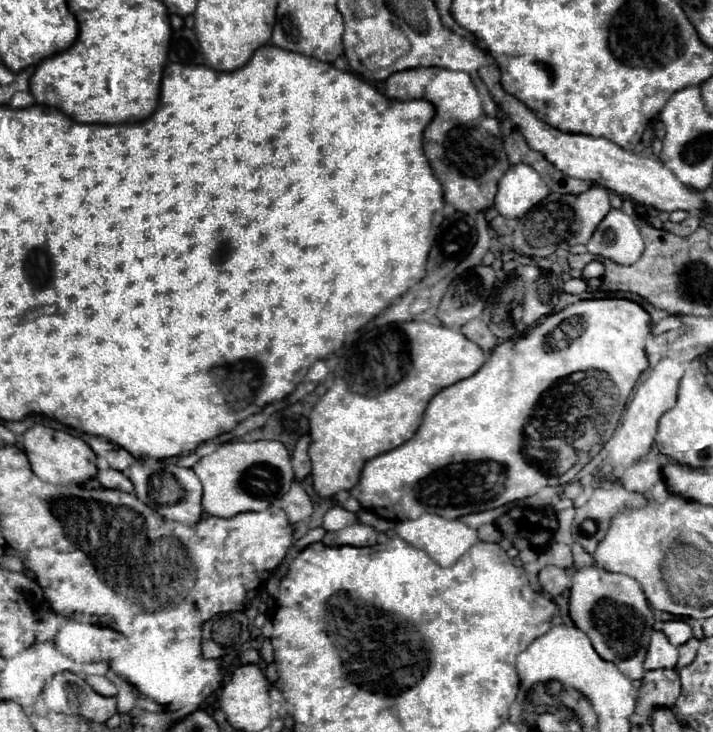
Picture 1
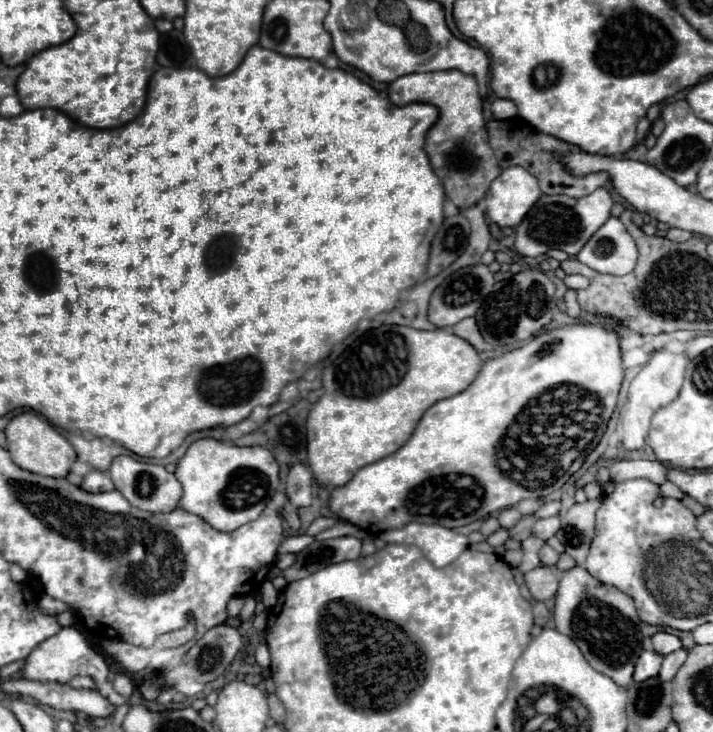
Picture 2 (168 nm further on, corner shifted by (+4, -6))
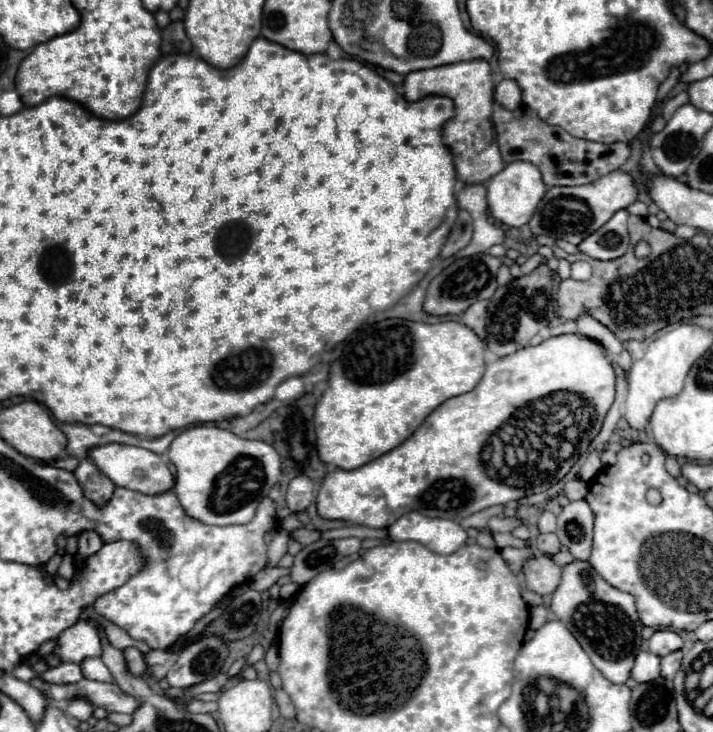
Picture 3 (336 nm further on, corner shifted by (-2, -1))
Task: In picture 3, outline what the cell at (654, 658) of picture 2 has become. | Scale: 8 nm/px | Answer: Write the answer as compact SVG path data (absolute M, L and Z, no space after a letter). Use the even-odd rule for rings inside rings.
M640 651L636 655L634 667L632 667L632 679L636 683L650 683L660 677L660 657Z

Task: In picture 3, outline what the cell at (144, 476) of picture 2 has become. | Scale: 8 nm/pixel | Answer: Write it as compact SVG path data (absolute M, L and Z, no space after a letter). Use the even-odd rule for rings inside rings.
M108 443L108 445L100 445L100 447L92 447L88 451L88 457L118 487L126 487L126 489L140 491L146 495L158 495L160 491L170 491L174 487L174 475L170 473L168 465L162 461L160 455L156 455L148 449L132 447L132 445L120 445L120 443Z

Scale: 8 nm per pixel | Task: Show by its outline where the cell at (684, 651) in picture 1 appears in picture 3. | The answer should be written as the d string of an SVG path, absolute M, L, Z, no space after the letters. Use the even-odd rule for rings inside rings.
M674 651L674 653L666 655L666 657L662 657L662 661L660 661L660 675L664 679L674 679L676 671L680 669L680 663L682 663L682 651Z

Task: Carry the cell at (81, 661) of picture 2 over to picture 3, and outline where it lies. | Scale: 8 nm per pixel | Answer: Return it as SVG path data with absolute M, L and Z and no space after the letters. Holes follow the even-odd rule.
M86 619L74 623L58 637L54 653L62 661L80 663L86 657L100 657L100 631Z

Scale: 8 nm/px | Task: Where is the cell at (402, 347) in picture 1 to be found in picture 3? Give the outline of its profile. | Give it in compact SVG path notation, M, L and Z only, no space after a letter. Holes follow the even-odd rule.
M386 319L386 321L378 321L370 327L364 327L356 333L350 335L346 347L344 347L344 353L340 359L336 359L330 367L330 379L328 379L328 389L324 391L324 395L320 397L318 405L316 405L316 413L314 413L314 429L316 429L316 449L318 449L318 455L324 463L330 463L338 469L356 469L356 467L362 467L364 463L370 463L372 459L388 453L390 449L398 447L400 443L404 443L420 425L422 421L438 407L442 405L444 401L448 401L450 397L456 397L456 395L462 395L462 393L468 393L472 391L480 377L484 373L484 343L482 339L466 325L458 323L458 321L442 321L442 323L434 323L434 325L428 325L428 323L414 323L414 321L404 321L404 319Z

